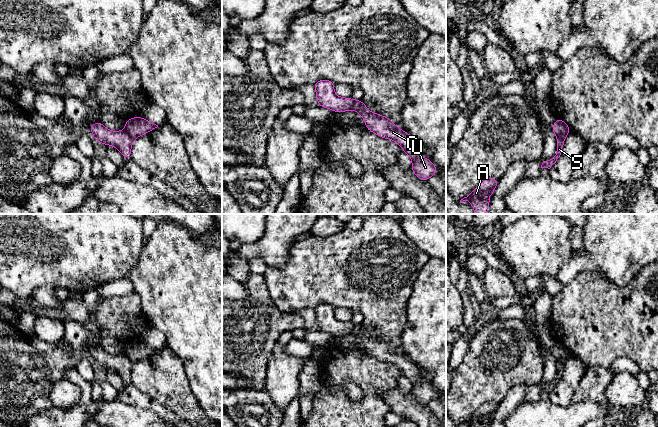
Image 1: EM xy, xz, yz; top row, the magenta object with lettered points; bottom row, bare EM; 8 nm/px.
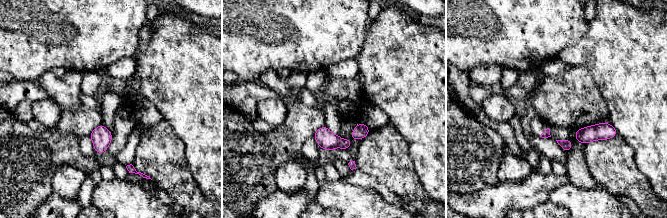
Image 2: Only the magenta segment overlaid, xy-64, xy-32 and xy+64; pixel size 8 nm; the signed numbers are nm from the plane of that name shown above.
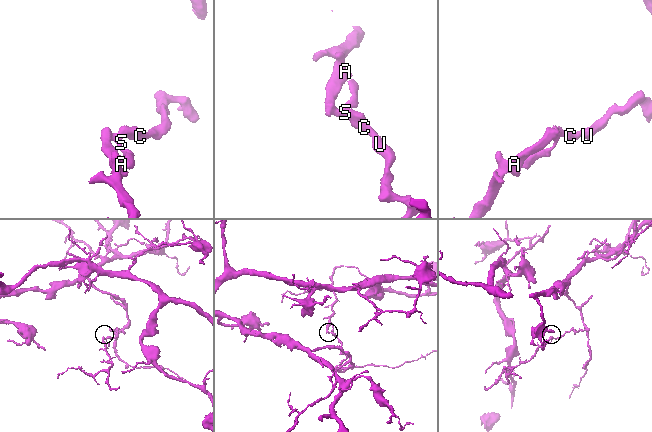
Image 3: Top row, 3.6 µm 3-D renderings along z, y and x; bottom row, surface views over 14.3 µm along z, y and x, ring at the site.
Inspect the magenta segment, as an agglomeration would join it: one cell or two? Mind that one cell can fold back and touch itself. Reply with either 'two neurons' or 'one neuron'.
two neurons

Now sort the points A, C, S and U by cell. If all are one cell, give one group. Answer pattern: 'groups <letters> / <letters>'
groups A S / C U

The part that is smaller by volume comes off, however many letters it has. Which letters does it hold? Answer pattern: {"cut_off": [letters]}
{"cut_off": ["A", "S"]}

